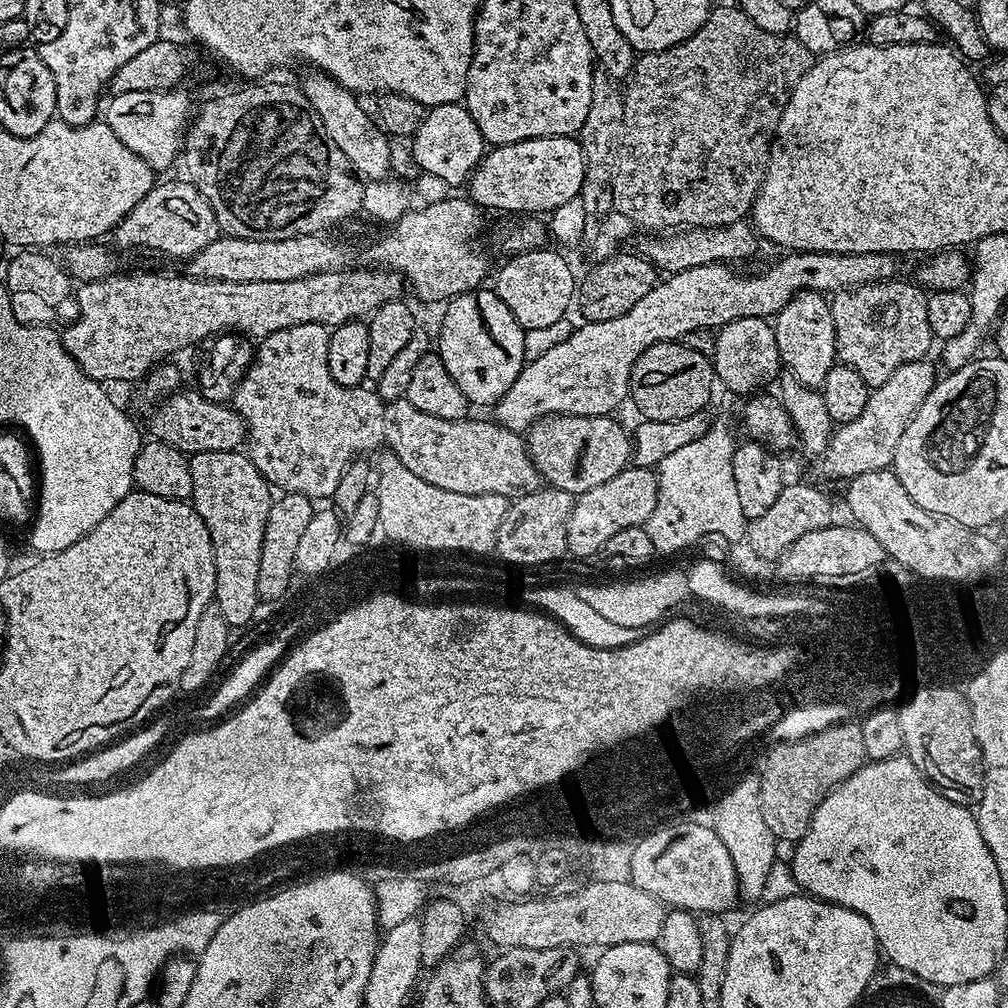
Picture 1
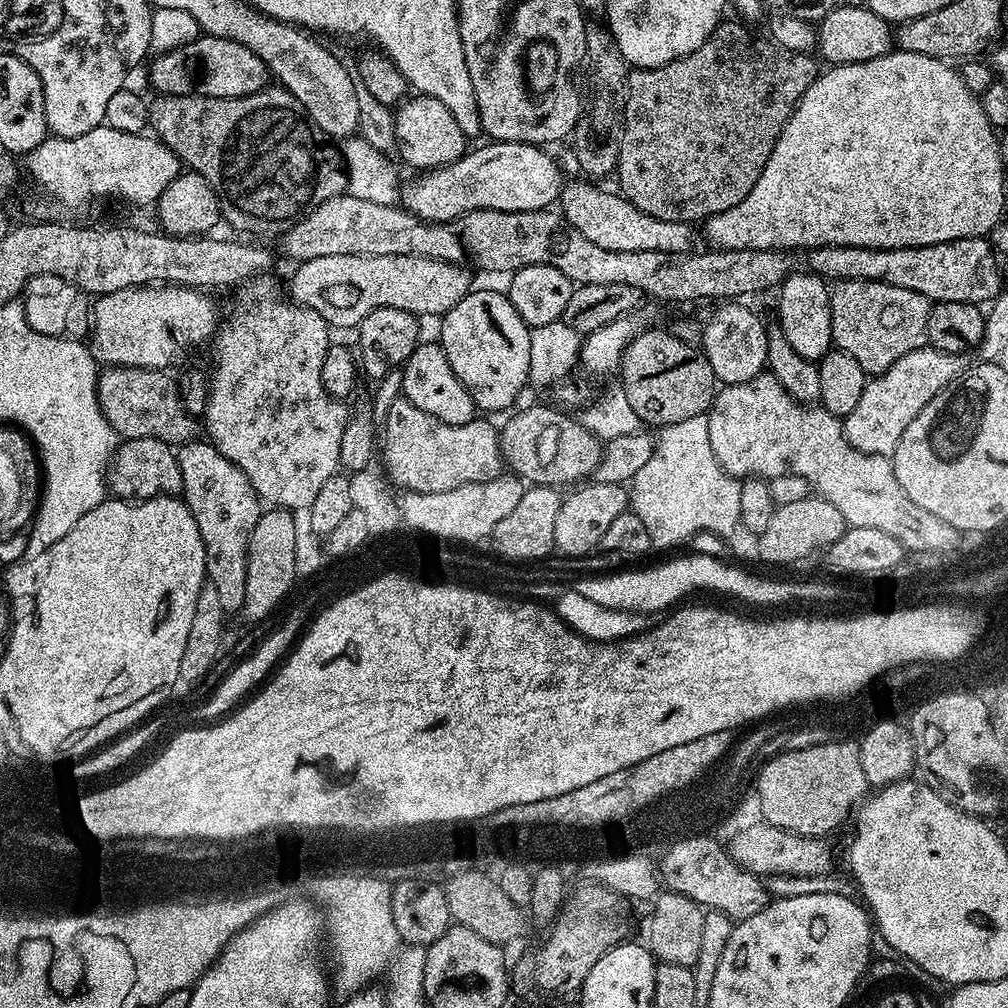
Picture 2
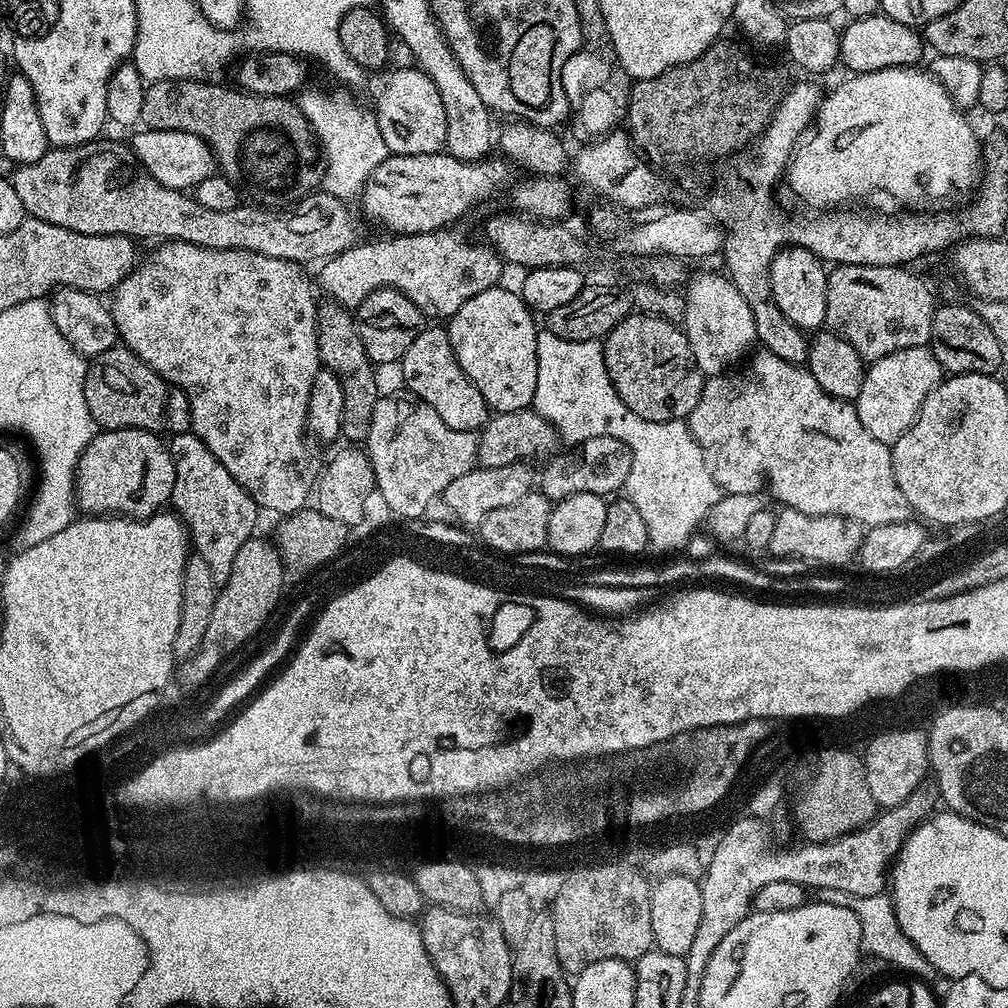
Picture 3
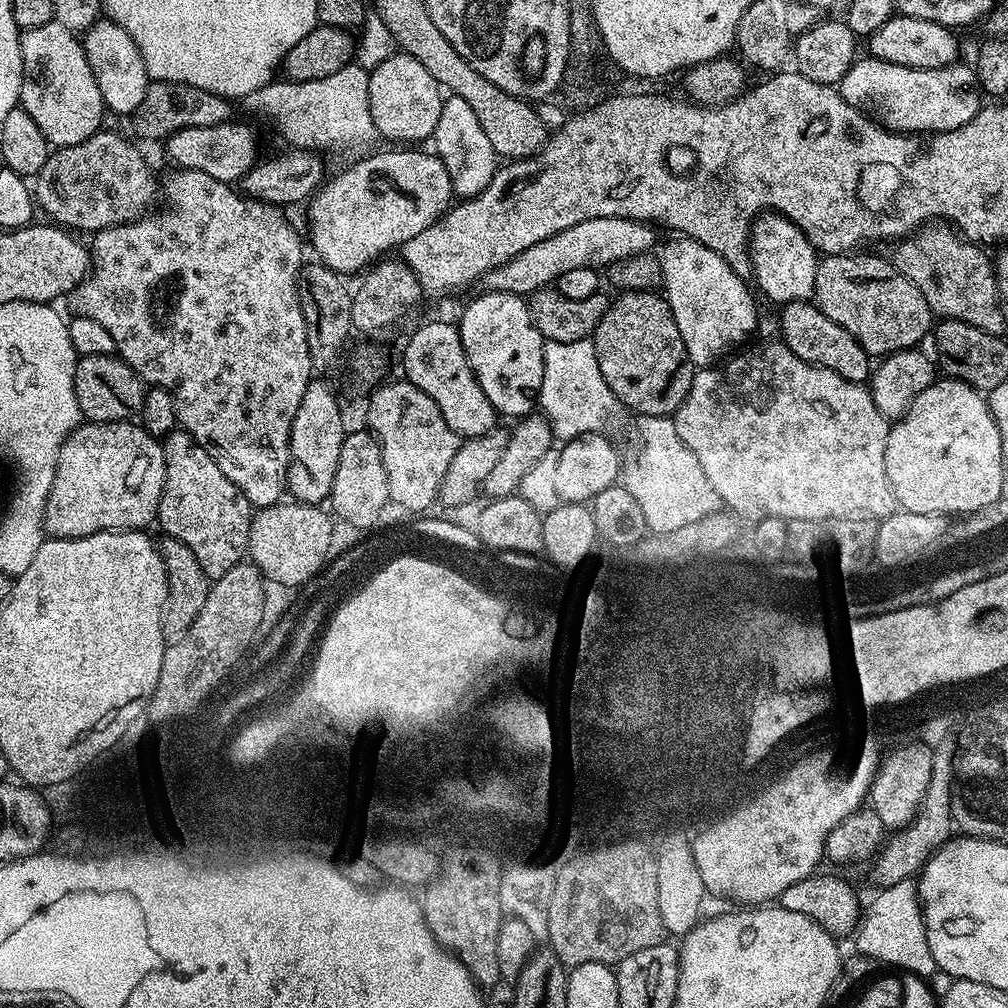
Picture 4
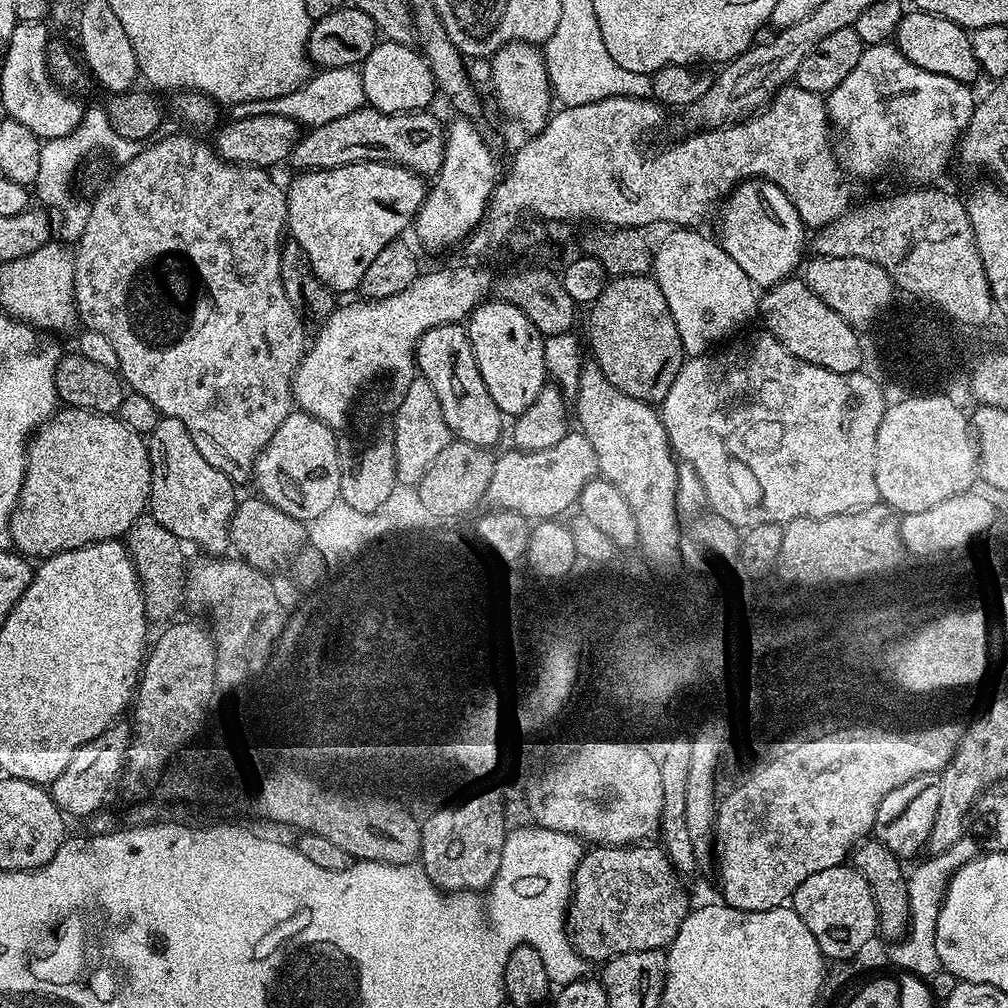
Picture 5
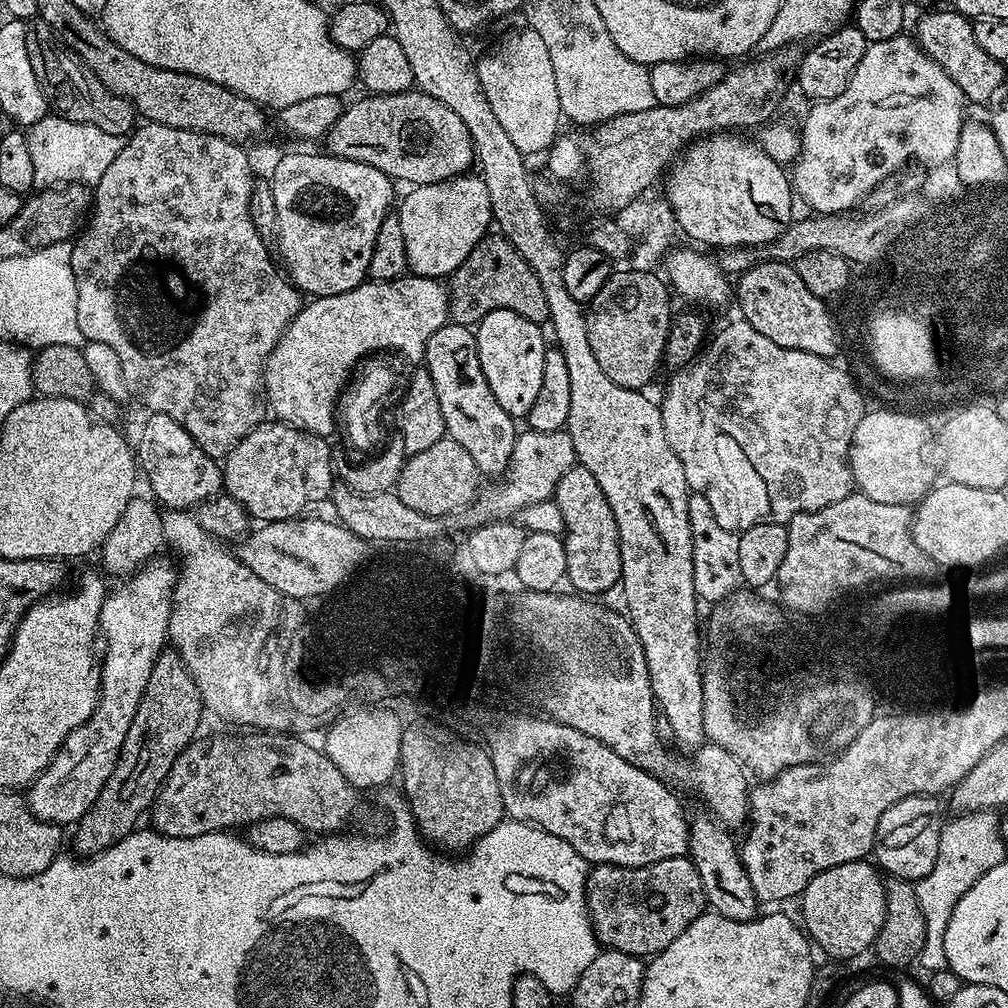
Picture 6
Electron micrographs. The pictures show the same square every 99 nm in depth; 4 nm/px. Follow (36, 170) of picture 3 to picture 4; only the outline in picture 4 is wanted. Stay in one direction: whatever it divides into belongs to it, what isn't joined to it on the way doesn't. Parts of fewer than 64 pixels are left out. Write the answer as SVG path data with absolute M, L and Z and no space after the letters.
M101 130L86 138L86 142L78 142L78 146L57 148L49 155L46 166L42 166L34 178L34 200L39 211L41 208L48 215L45 217L49 221L77 233L95 234L103 228L139 220L153 207L151 204L155 202L156 196L158 200L158 180L152 176L155 176L153 169L148 167L148 161L142 158L132 140L128 141L116 132Z

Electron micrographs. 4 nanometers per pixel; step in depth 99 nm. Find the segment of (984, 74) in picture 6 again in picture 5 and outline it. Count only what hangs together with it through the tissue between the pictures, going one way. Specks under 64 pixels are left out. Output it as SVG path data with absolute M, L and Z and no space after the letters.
M905 11L896 31L894 43L906 59L914 62L914 66L922 66L922 70L930 70L930 74L946 74L946 78L954 78L967 85L973 83L972 79L975 76L981 75L978 58L974 58L969 29L950 22L934 12Z

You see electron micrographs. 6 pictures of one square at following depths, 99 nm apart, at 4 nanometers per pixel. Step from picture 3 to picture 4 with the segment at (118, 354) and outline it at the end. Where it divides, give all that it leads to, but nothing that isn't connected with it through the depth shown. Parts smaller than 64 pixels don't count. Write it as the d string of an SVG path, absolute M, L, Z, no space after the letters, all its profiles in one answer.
M82 356L74 370L74 394L78 398L81 417L94 424L131 421L144 405L146 385L125 360L110 356Z

